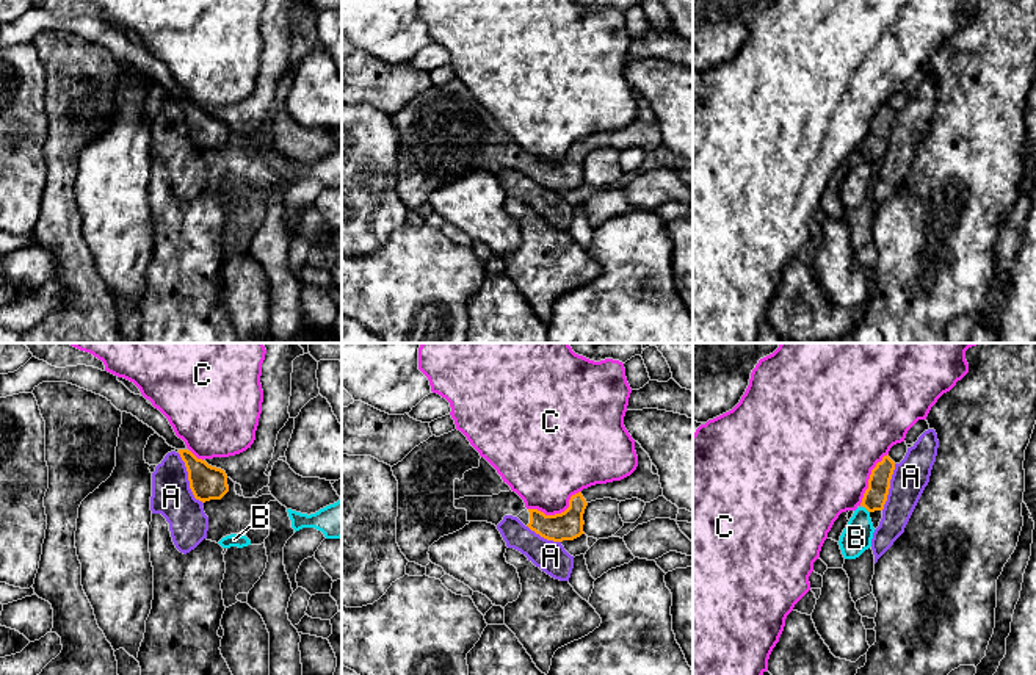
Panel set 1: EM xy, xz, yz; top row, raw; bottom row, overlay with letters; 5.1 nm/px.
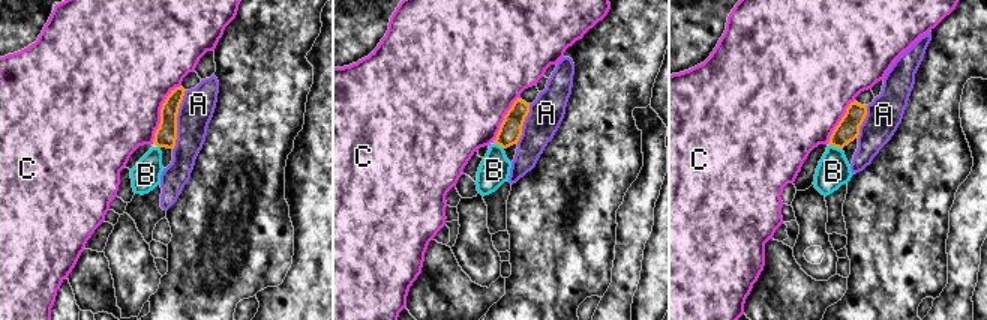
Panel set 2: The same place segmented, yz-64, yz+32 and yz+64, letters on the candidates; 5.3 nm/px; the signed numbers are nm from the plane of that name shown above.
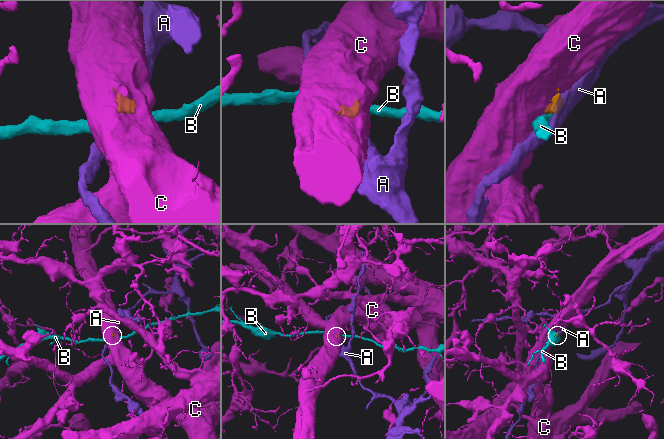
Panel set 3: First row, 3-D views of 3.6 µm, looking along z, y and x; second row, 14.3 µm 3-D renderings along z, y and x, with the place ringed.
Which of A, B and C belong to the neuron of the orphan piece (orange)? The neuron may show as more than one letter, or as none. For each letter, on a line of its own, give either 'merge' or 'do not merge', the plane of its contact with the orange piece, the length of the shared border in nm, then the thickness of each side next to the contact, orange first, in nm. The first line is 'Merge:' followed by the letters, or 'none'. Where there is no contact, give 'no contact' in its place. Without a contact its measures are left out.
Merge: none
A: do not merge; contact in xy; length 300 nm; calibres 180 and 200 nm
B: do not merge; contact in yz; length 50 nm; calibres 120 and 160 nm
C: do not merge; contact in xz; length 280 nm; calibres 150 and 400 nm

